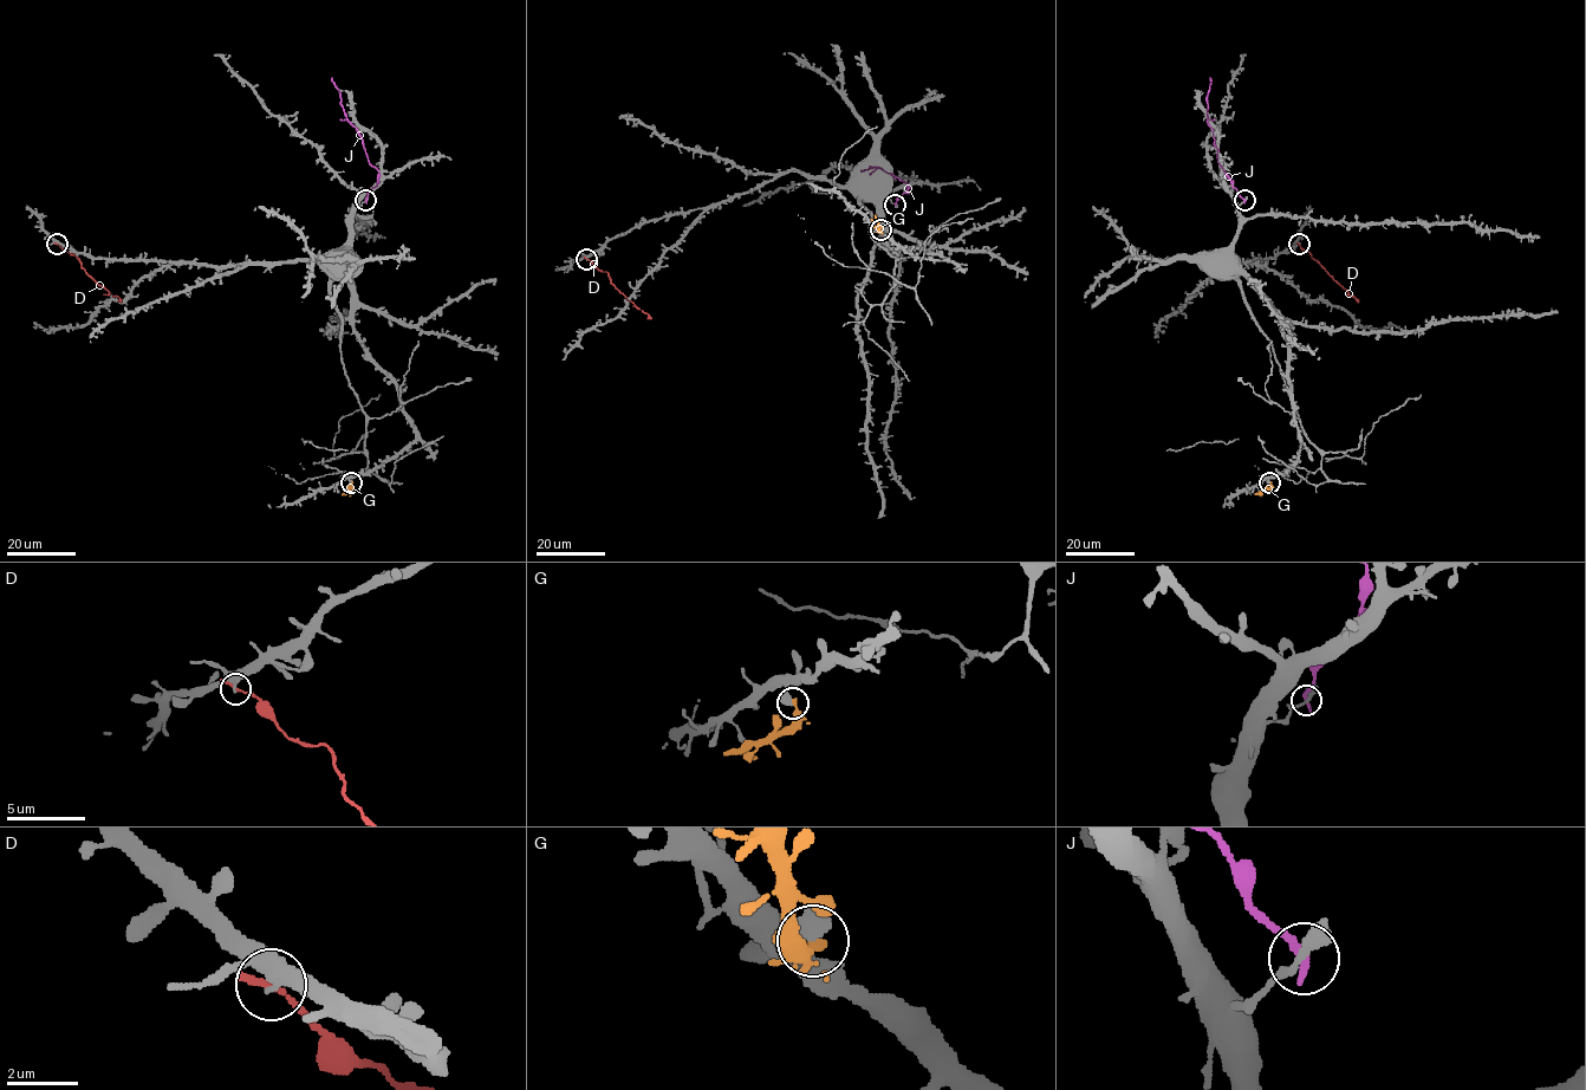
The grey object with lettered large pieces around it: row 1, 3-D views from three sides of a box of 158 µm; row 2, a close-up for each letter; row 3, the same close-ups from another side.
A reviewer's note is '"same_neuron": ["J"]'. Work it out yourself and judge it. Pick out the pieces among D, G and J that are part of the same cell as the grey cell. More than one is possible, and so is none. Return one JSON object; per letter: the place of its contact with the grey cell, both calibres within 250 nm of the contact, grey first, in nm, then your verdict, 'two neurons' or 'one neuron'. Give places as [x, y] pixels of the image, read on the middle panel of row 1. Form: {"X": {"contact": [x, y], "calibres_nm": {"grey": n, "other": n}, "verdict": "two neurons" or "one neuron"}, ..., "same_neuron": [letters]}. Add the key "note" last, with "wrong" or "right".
{"D": {"contact": [586, 259], "calibres_nm": {"grey": 240, "other": 180}, "verdict": "two neurons"}, "G": {"contact": [881, 229], "calibres_nm": {"grey": 550, "other": 360}, "verdict": "two neurons"}, "J": {"contact": [895, 205], "calibres_nm": {"grey": 280, "other": 280}, "verdict": "two neurons"}, "same_neuron": [], "note": "wrong"}

